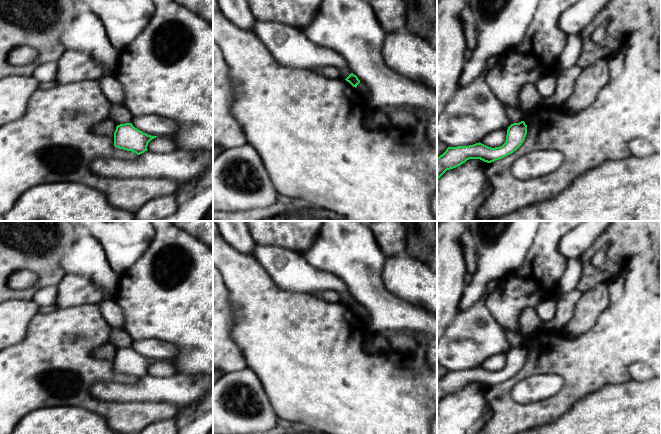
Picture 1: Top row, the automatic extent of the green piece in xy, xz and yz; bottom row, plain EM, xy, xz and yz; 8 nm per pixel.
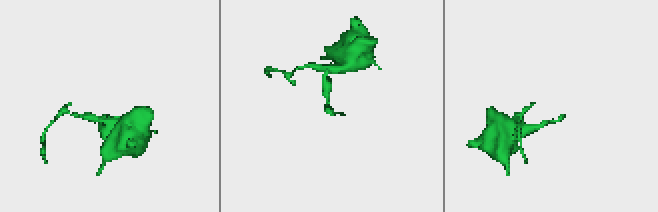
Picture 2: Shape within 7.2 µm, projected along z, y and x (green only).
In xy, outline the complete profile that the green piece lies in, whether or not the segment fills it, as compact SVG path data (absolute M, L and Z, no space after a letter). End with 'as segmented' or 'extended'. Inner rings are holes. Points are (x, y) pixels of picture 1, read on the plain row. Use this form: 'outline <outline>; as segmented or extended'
outline M132 347L120 348L114 356L114 370L140 379L148 374L148 367L156 361L143 357Z; as segmented

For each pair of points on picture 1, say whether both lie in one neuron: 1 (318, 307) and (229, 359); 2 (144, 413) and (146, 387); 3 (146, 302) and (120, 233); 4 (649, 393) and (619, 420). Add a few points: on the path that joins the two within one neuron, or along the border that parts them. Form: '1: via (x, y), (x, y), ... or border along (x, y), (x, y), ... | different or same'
1: border along (230, 331), (247, 365) | different
2: border along (121, 401), (166, 401), (168, 403) | different
3: border along (147, 247), (146, 251), (120, 274) | different
4: via (646, 402), (628, 420) | same

